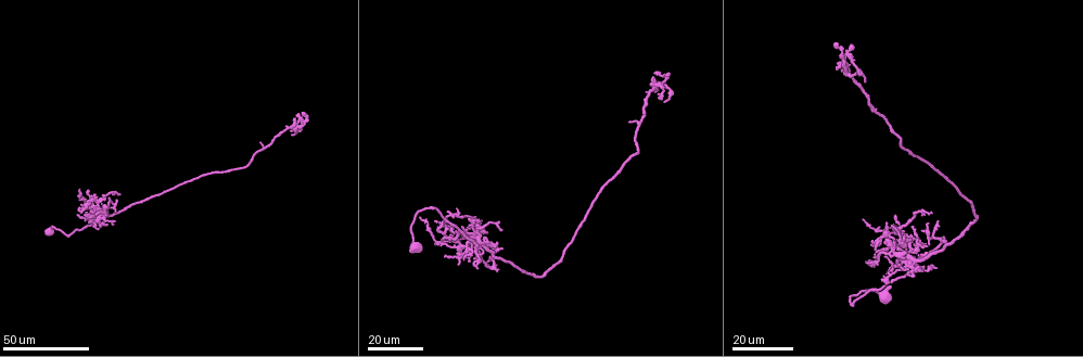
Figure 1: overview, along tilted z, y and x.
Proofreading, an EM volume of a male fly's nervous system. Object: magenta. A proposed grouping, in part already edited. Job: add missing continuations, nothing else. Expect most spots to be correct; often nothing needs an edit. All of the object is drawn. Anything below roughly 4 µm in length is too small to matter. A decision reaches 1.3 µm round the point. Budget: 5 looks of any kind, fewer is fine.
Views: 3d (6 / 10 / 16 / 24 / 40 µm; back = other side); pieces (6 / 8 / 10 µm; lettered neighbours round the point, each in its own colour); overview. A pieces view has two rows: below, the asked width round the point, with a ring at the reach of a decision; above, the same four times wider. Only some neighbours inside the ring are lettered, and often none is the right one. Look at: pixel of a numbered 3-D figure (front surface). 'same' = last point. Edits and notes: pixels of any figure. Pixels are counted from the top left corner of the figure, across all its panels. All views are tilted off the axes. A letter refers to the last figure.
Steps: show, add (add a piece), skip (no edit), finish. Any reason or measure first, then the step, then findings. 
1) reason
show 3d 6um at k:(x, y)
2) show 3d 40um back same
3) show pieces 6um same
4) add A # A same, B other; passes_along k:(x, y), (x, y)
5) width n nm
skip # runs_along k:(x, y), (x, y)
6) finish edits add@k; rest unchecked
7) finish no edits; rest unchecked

branch stops here
show 3d 40um at 1:(95, 227)

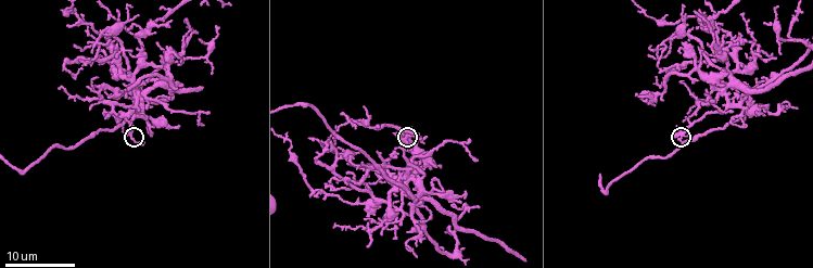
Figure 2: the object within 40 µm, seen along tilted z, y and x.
see the neighbours
show pieces 8um at 2:(673, 136)

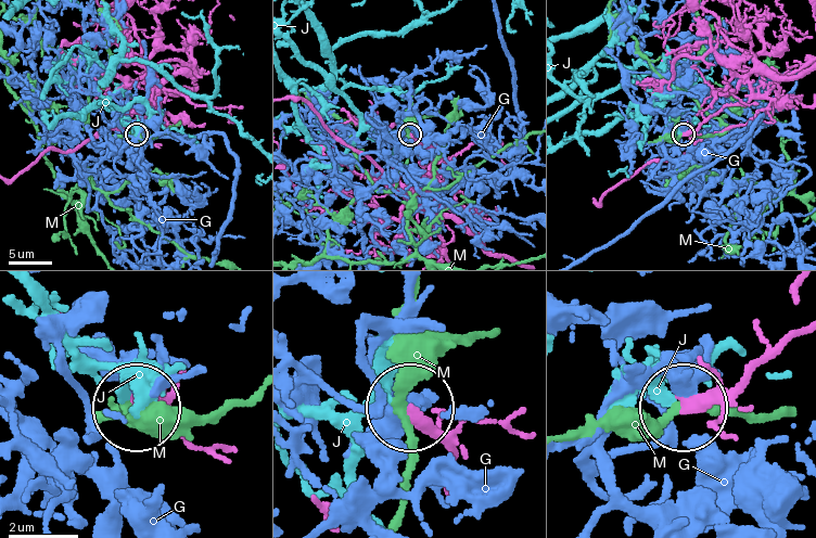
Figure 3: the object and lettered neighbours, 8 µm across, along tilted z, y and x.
skip # G other, J other, M other; runs_along 3:(793, 337), (735, 387), (686, 407); no lettered piece goes on from it

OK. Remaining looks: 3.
show 3d 16um at 2:(171, 20)

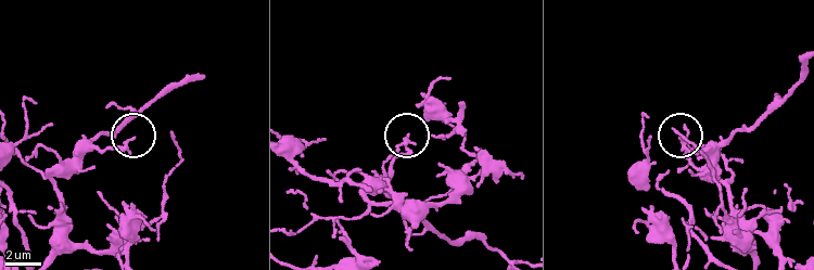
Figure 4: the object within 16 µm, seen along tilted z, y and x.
show pieces 6um at 4:(133, 139)

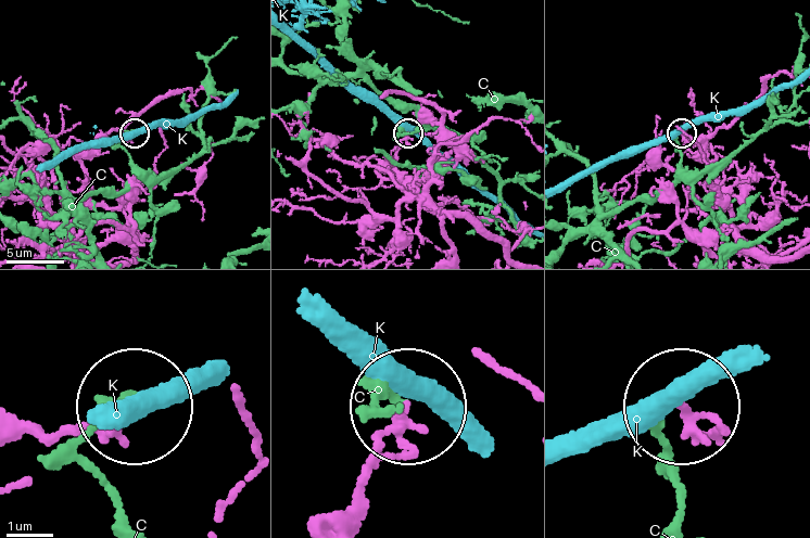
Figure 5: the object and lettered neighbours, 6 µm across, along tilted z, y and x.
skip # C other, K other; no lettered piece goes on from it

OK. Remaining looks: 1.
finish no edits; rest unchecked

